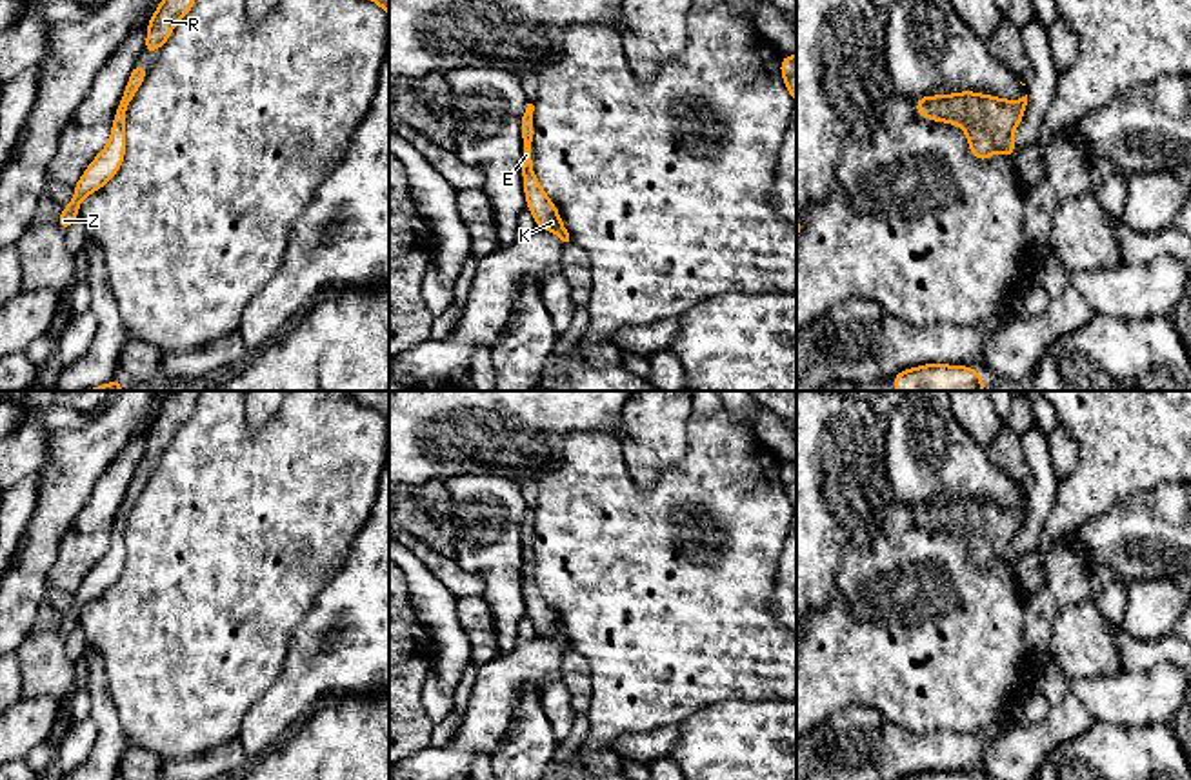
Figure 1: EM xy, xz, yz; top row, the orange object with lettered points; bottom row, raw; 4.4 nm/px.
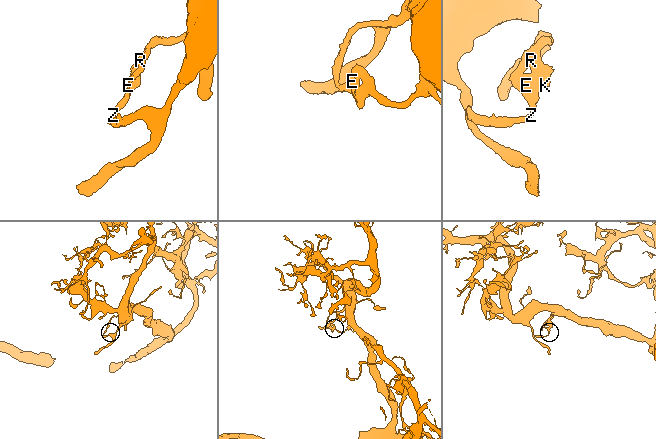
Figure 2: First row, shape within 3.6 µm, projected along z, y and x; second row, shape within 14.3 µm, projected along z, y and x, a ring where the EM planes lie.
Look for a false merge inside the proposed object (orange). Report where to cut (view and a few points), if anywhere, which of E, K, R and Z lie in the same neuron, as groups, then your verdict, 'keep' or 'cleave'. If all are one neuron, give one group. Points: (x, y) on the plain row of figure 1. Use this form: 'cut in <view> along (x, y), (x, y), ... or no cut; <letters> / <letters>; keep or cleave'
no cut; E K R Z; keep

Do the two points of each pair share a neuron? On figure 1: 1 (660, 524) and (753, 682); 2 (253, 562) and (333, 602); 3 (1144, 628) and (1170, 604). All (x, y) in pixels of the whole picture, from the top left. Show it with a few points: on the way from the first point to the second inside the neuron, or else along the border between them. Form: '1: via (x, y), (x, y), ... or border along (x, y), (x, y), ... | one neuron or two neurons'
1: via (660, 564), (660, 582), (720, 642) | one neuron
2: border along (342, 559), (337, 573), (322, 588), (295, 631) | two neurons
3: via (1150, 622), (1164, 608) | one neuron

